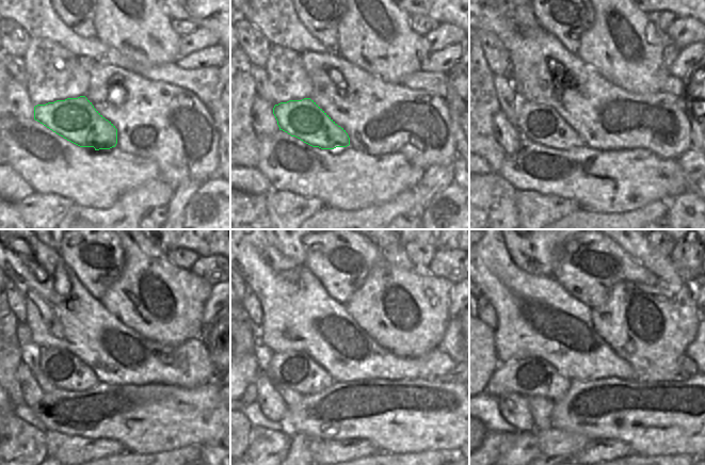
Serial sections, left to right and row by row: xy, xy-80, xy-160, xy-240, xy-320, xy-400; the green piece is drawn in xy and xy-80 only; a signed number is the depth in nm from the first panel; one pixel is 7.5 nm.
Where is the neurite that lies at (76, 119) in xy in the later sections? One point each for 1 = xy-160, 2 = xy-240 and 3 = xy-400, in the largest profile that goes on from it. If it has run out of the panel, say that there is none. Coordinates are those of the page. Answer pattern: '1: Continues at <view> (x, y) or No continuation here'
1: Continues at xy-160 (541, 124)
2: Continues at xy-240 (64, 370)
3: Continues at xy-400 (526, 377).

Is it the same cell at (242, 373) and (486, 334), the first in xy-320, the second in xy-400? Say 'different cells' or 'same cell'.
same cell

